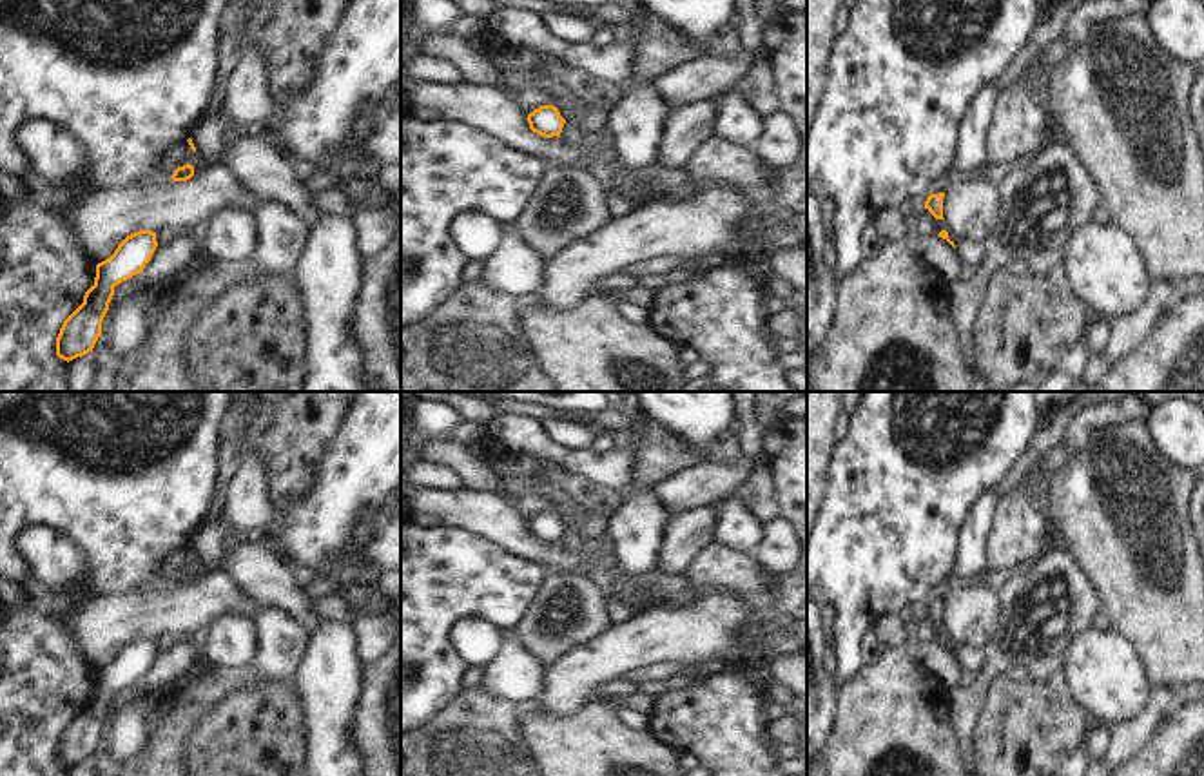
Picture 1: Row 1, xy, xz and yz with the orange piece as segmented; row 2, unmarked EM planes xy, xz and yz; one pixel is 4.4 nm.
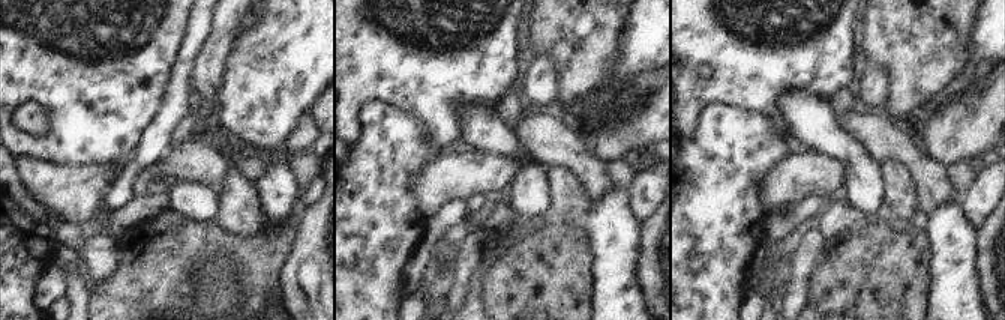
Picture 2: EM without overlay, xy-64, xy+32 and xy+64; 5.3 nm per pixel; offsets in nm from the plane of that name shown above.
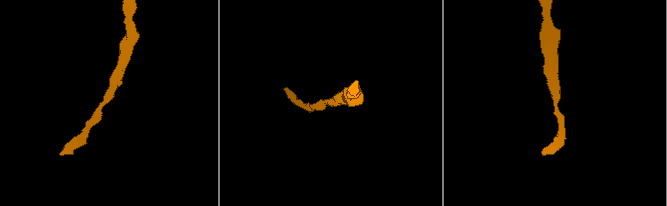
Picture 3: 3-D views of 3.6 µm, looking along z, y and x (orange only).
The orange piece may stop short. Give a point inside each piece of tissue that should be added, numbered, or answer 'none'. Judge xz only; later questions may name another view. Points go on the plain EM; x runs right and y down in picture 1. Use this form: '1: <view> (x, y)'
none

